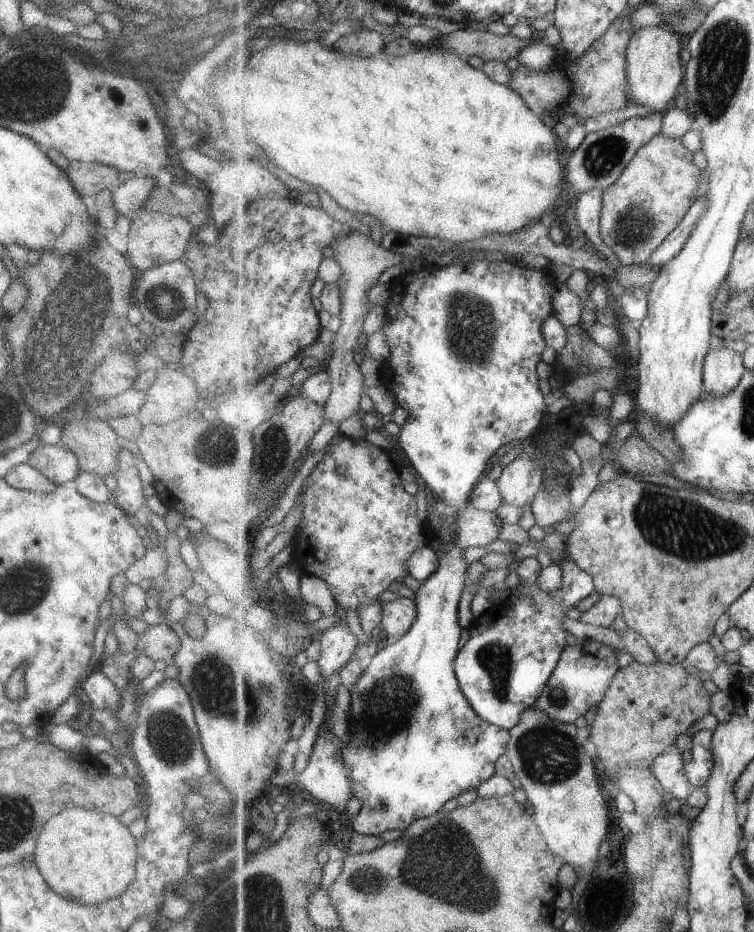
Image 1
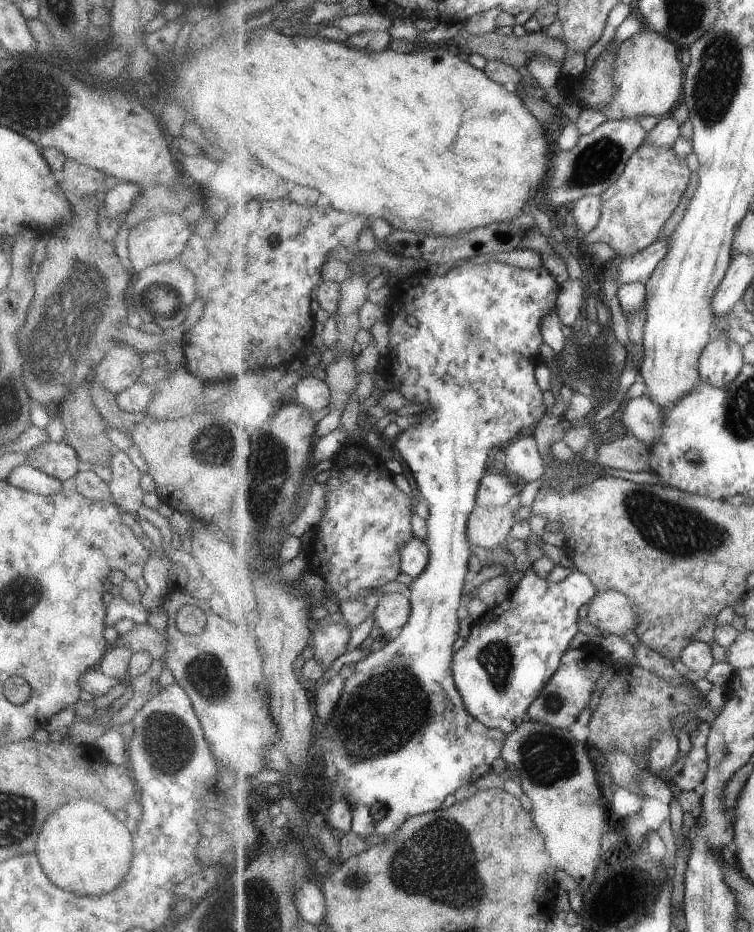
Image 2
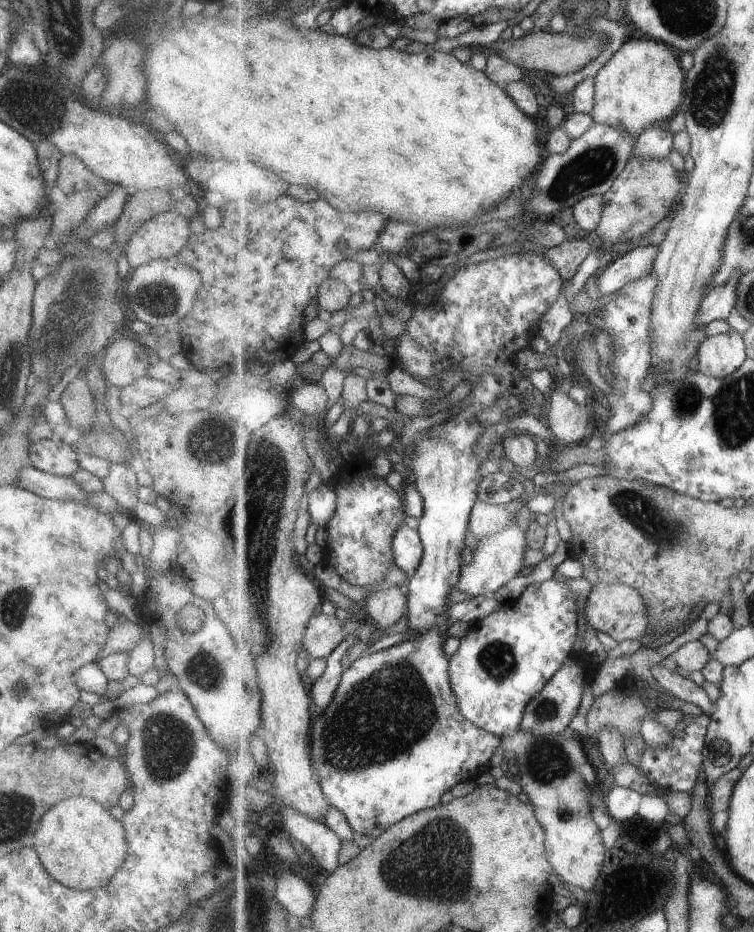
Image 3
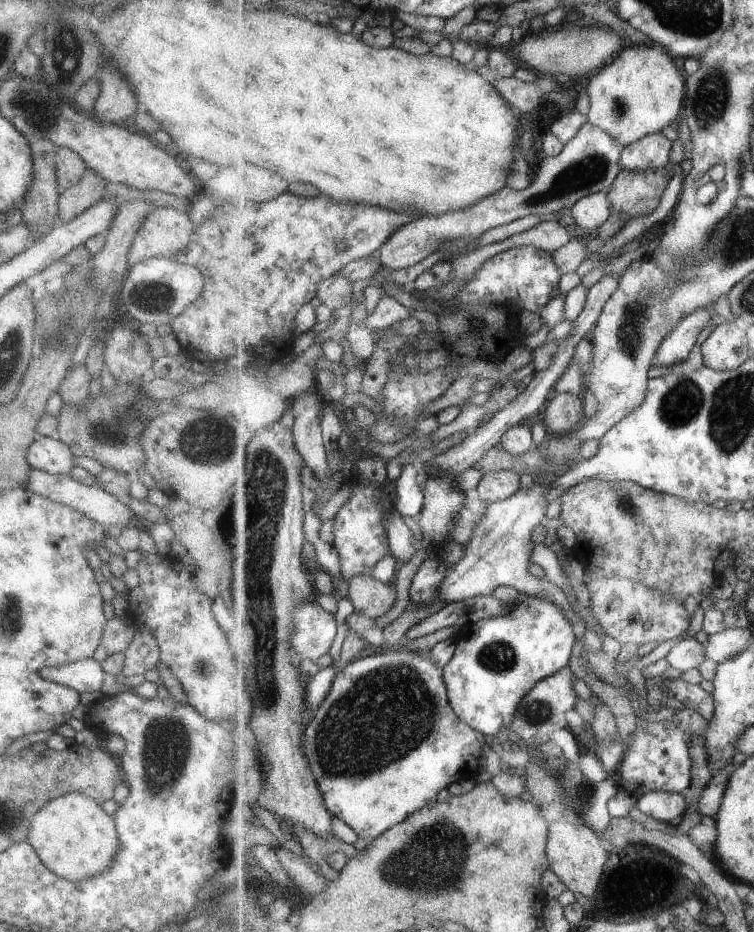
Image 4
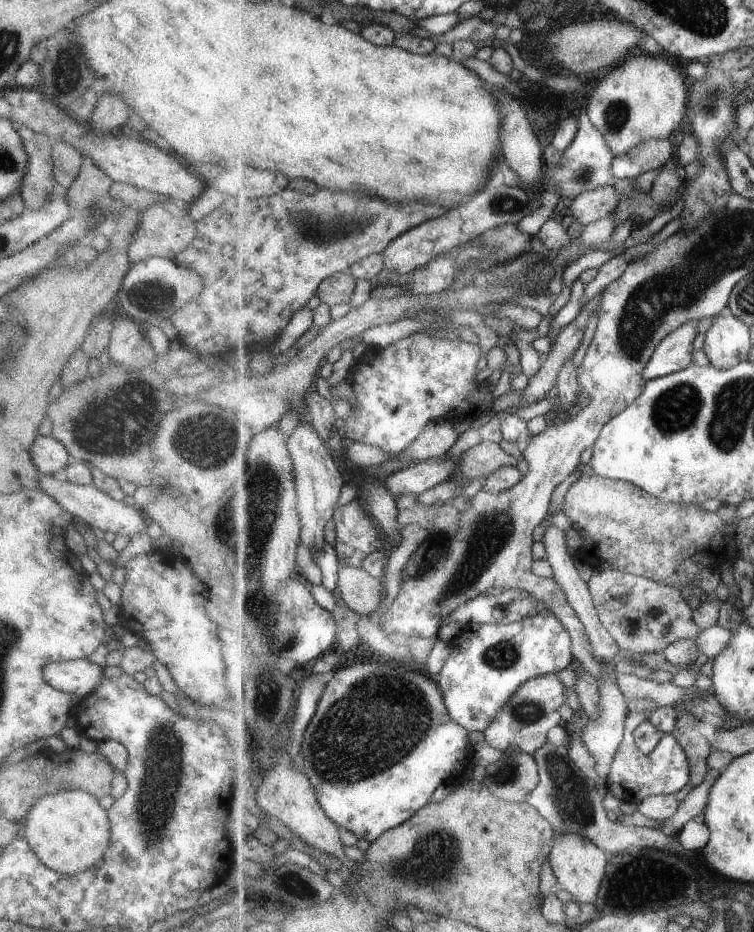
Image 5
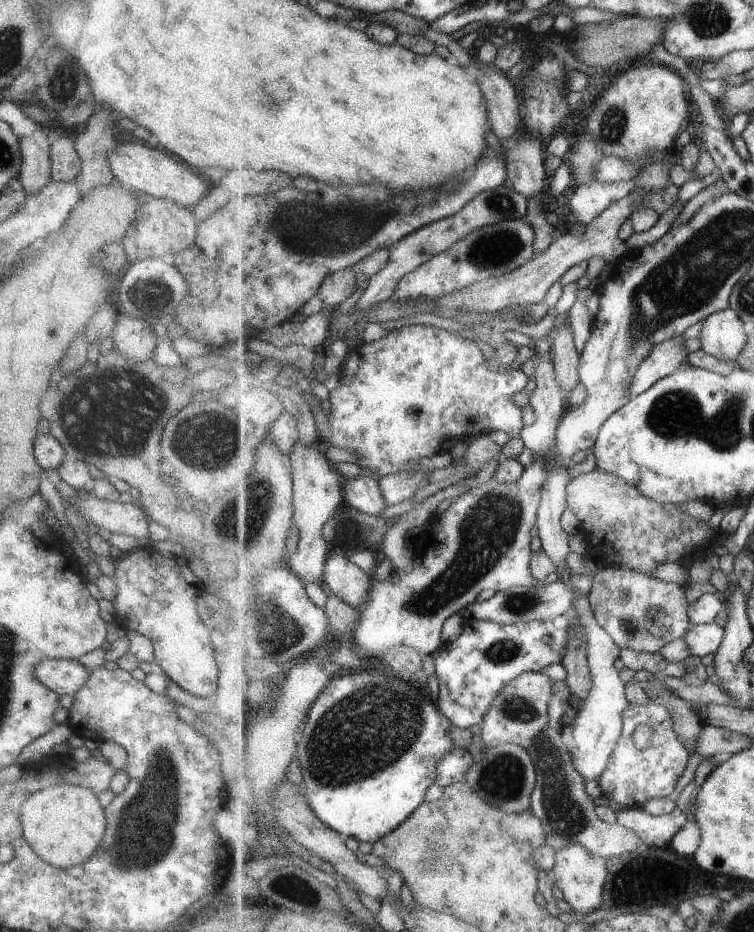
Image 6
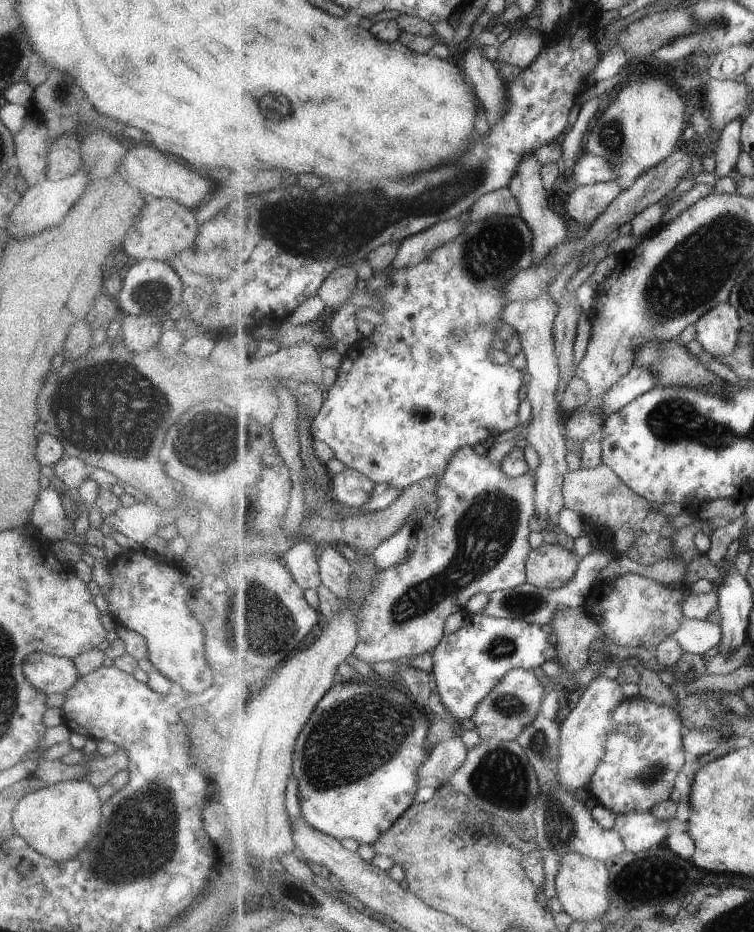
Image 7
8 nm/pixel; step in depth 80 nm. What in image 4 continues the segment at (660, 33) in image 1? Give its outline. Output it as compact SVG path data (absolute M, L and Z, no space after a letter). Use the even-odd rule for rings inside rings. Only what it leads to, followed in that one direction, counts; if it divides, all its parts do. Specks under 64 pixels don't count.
M629 44L597 74L587 86L590 97L588 121L612 134L624 147L665 126L674 127L683 114L686 78L673 60L675 56L661 45Z

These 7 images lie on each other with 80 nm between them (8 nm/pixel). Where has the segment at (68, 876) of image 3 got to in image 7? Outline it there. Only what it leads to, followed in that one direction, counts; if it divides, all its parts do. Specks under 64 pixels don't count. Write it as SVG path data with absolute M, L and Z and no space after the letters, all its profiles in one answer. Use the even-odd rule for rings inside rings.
M69 779L39 787L35 791L25 794L15 804L10 815L10 824L14 834L20 837L28 848L54 862L65 862L65 860L73 858L81 848L85 848L87 842L97 834L100 826L101 804L97 790L89 782L83 779Z

